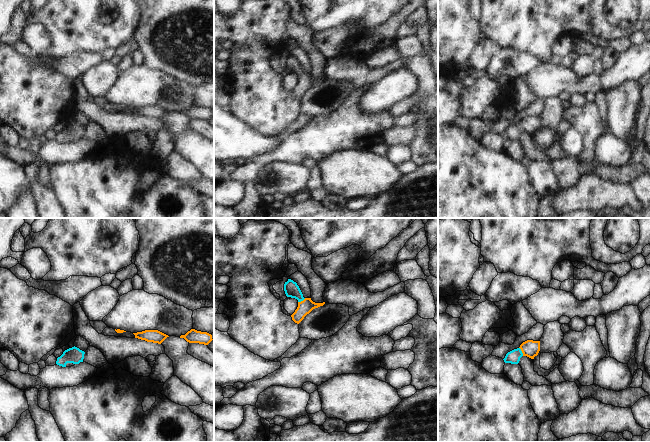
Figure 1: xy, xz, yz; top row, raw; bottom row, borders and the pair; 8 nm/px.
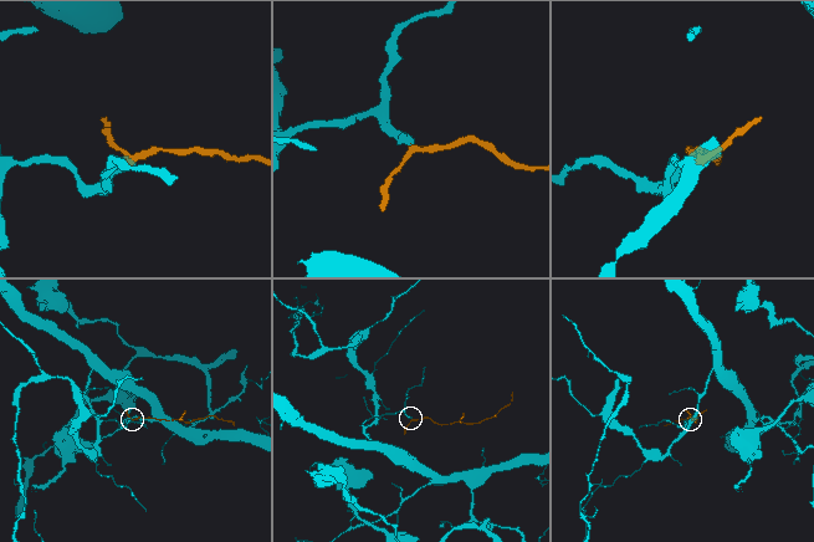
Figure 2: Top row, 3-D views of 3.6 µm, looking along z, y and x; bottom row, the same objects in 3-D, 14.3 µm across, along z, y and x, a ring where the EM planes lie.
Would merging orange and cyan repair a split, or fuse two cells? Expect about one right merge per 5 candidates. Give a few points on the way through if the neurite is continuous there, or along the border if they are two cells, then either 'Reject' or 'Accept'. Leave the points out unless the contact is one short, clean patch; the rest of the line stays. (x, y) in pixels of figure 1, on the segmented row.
Path across: yz (529, 348), (521, 350), (513, 357). Accept.

